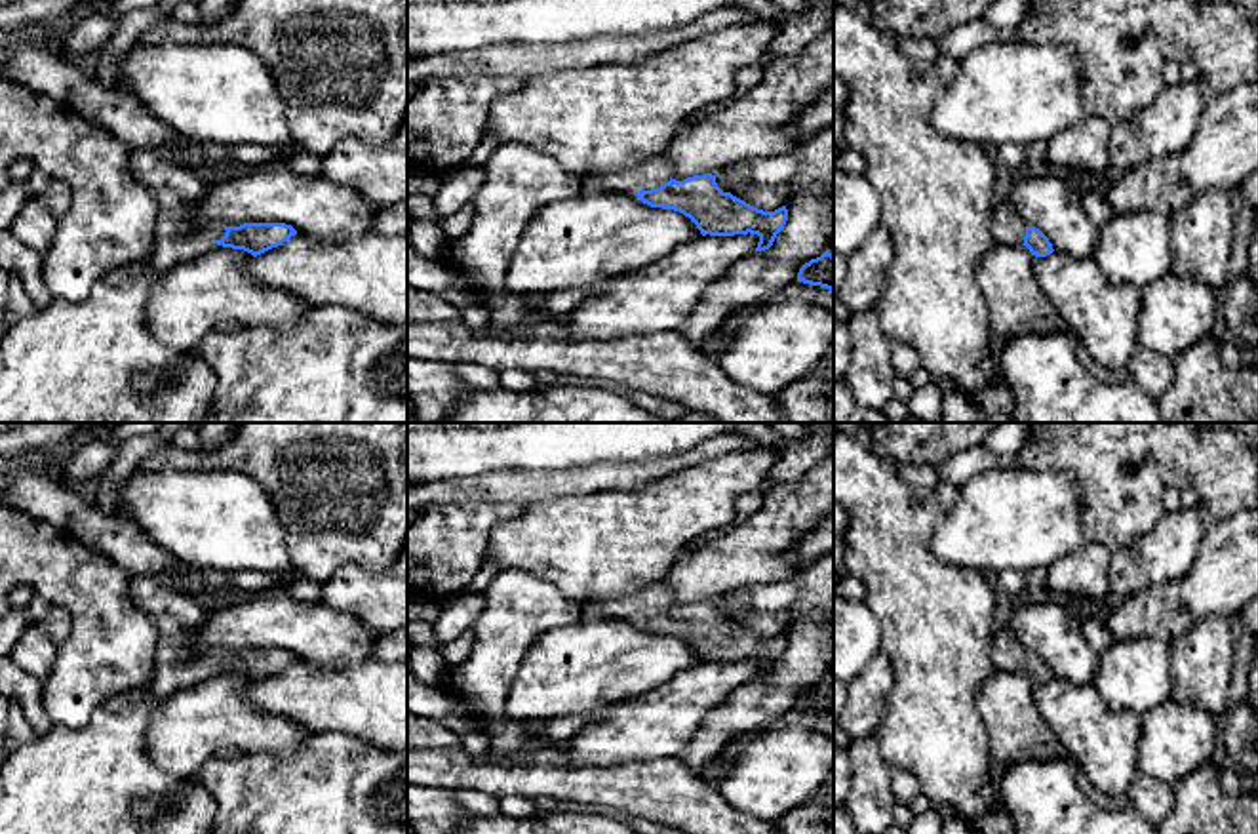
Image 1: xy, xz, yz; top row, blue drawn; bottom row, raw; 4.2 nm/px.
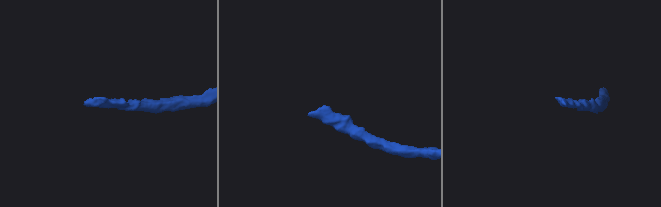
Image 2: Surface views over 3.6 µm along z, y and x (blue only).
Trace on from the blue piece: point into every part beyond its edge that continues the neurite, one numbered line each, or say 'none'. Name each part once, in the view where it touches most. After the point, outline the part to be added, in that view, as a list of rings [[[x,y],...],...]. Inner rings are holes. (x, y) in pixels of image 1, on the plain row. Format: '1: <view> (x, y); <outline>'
1: xz (655, 598); [[[666,579],[647,586],[638,594],[624,598],[592,600],[582,604],[584,621],[638,621],[639,617],[651,617],[672,604],[672,586]]]

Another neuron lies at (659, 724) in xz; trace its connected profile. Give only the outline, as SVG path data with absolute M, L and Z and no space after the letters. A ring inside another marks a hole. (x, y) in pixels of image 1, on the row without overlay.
M757 661L698 663L678 672L653 691L626 699L601 722L575 733L565 745L571 767L643 764L660 758L678 758L698 731L710 710L729 699L757 674Z

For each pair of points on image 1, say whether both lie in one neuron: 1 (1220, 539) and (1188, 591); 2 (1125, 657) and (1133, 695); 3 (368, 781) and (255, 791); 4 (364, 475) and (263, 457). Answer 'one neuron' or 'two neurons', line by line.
1: one neuron
2: one neuron
3: one neuron
4: one neuron

